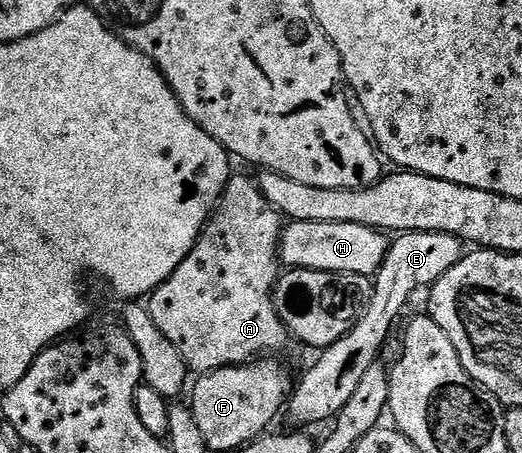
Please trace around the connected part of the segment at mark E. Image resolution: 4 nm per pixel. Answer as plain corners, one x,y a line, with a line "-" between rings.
412,230
400,233
399,238
390,243
387,255
381,268
373,275
373,289
367,303
367,309
357,320
357,324
341,340
332,346
326,347
323,354
303,374
303,379
298,379
293,393
289,398
291,418
296,422
296,427
311,428
314,422
330,423
335,415
349,404
353,391
361,384
361,379
369,368
373,368
379,361
379,353
399,318
399,313
407,306
407,301
419,289
430,288
435,281
449,268
459,263
465,253
465,246
460,239
445,232
413,232

